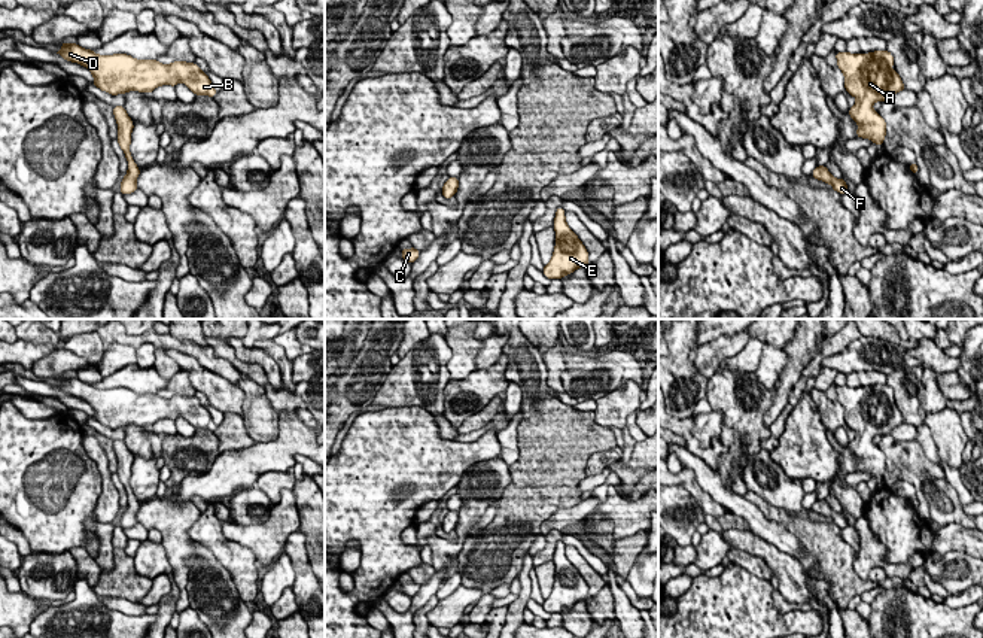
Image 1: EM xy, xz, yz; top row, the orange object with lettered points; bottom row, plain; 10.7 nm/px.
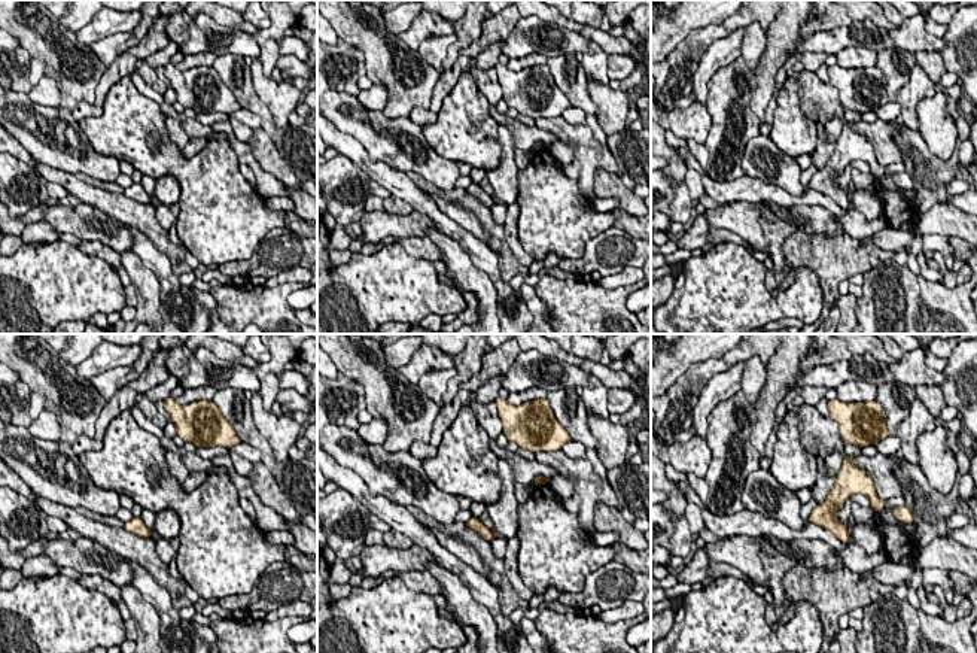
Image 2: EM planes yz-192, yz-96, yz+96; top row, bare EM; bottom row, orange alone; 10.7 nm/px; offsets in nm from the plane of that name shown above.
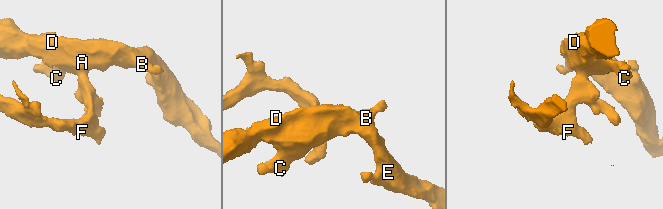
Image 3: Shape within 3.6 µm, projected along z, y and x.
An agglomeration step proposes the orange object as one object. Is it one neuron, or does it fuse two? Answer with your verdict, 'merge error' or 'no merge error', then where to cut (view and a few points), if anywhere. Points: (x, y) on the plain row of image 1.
no merge error; cut none

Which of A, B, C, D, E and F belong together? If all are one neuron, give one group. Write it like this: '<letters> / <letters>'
A B C D E F

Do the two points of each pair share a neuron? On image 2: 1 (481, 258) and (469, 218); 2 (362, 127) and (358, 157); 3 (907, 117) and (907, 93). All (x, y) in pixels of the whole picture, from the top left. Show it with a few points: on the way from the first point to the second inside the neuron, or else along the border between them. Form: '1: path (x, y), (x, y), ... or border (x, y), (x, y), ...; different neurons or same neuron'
1: border (447, 215), (486, 245); different neurons
2: border (332, 122), (349, 133), (373, 160), (387, 164); different neurons
3: path (909, 111), (909, 99); same neuron

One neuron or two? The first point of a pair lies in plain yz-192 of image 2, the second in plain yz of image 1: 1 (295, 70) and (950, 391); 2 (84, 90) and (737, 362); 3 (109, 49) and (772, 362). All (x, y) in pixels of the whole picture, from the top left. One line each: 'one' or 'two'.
1: one
2: two
3: one

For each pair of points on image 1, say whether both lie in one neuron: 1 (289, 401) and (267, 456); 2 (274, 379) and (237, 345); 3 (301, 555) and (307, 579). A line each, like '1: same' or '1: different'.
1: different
2: same
3: same

